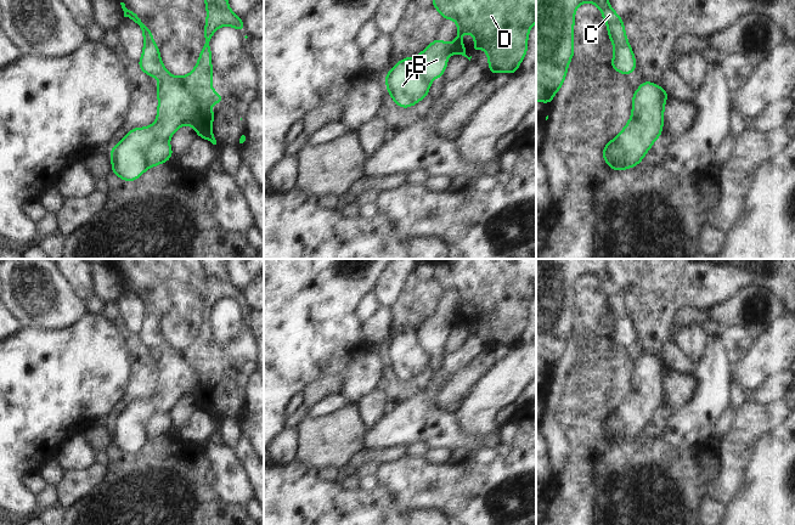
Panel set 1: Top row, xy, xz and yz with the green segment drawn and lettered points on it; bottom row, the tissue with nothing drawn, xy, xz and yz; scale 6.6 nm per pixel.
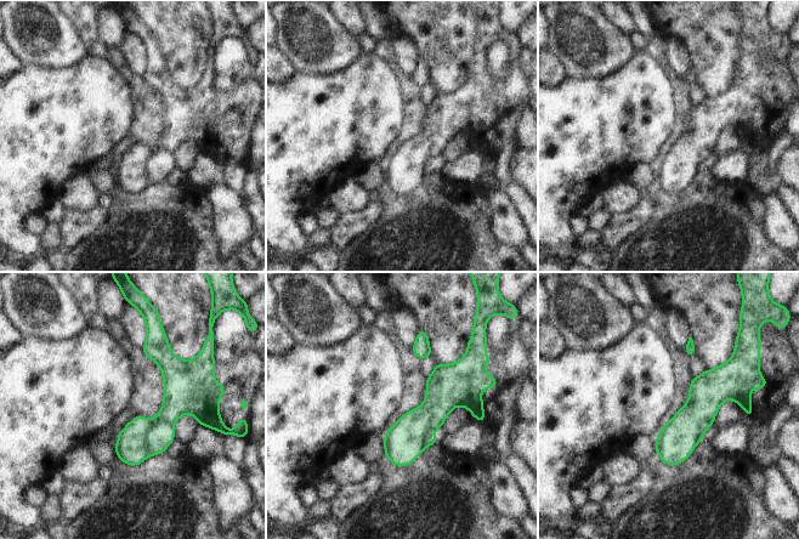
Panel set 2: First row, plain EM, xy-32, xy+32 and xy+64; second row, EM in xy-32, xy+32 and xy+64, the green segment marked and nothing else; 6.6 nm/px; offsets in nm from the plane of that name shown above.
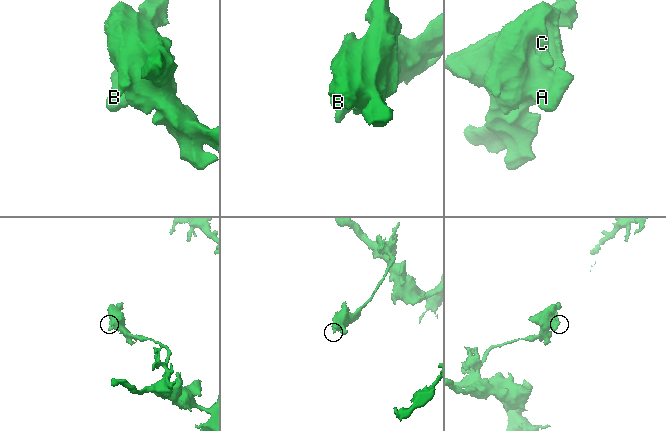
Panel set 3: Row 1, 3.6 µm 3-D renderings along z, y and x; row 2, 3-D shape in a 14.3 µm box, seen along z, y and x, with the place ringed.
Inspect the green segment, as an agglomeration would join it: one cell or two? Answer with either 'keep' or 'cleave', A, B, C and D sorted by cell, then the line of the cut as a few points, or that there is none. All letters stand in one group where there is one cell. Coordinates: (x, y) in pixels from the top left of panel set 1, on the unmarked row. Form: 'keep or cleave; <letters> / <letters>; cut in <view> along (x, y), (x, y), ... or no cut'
cleave; A / B C D; cut in xy along (167, 412), (154, 411), (146, 419), (146, 440)

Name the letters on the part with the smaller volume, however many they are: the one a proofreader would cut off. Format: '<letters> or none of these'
A

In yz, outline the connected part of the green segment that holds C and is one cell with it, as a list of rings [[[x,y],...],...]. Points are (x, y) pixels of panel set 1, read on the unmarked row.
[[[536,259],[536,373],[552,376],[552,369],[562,360],[569,334],[574,328],[575,283],[582,275],[599,280],[614,318],[610,338],[619,345],[631,346],[637,341],[633,323],[625,306],[621,289],[609,278],[608,259]]]

